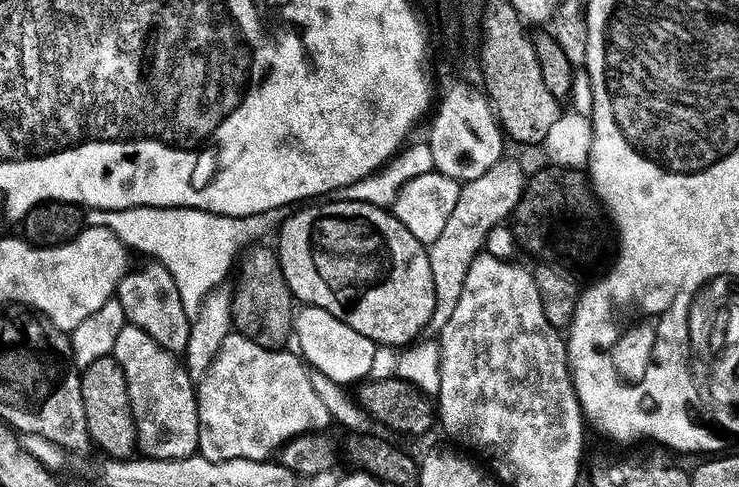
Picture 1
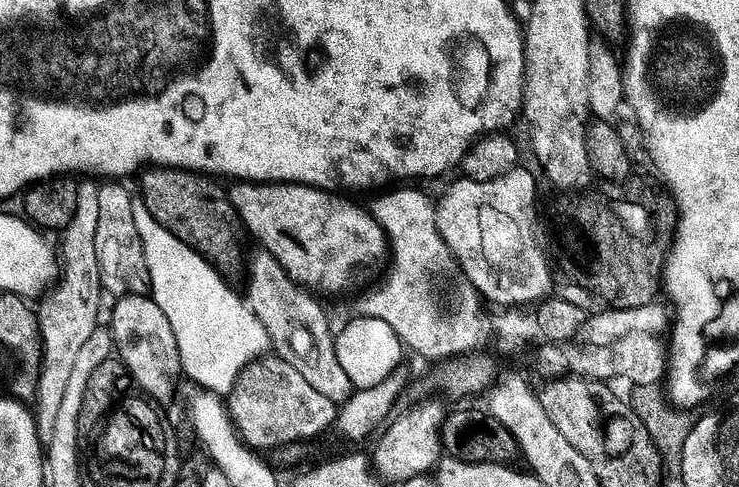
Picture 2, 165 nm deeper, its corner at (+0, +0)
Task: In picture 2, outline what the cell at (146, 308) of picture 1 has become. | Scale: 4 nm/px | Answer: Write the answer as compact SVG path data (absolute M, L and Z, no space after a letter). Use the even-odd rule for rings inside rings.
M104 182L99 185L99 221L95 231L95 249L98 258L98 274L103 291L112 298L129 295L130 289L140 290L145 287L143 275L132 272L128 276L128 248L142 249L142 238L138 234L138 222L134 222L134 197L124 189L120 182ZM128 284L132 288L128 288Z

